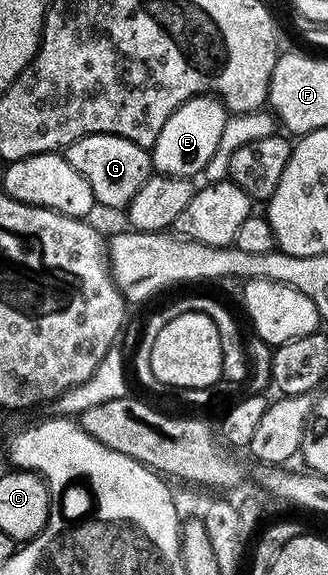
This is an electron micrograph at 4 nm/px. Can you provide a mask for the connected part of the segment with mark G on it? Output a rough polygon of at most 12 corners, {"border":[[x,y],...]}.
{"border":[[113,134],[62,151],[97,203],[123,211],[153,173],[145,147]]}

